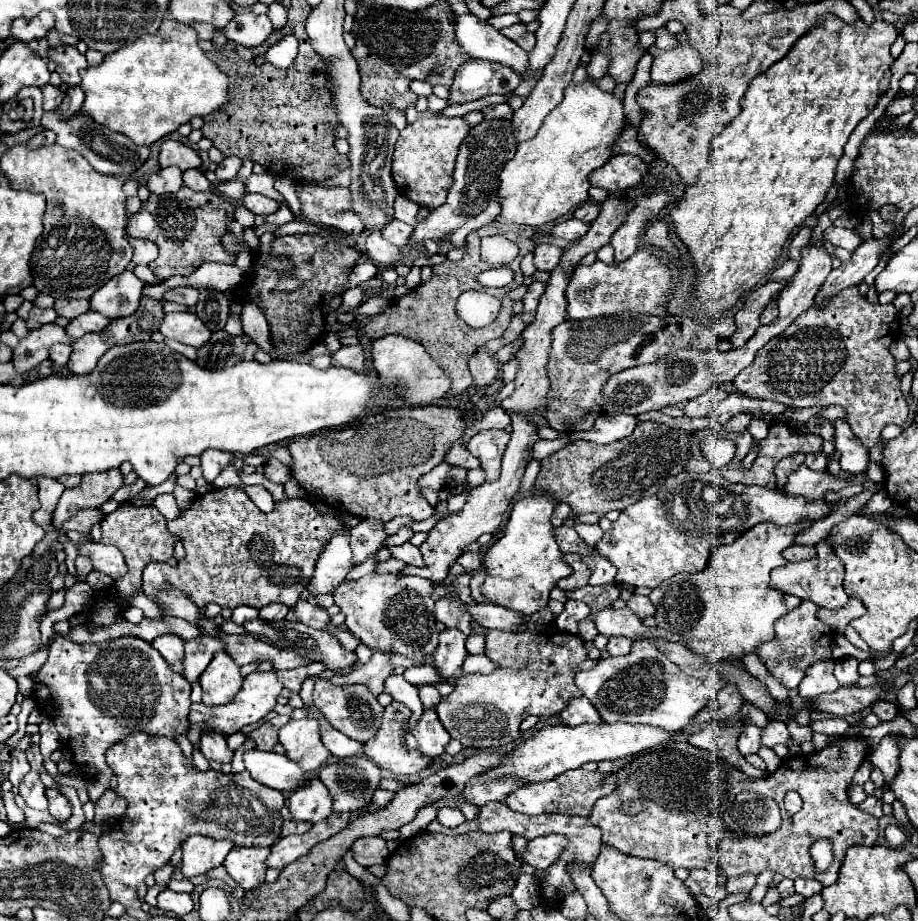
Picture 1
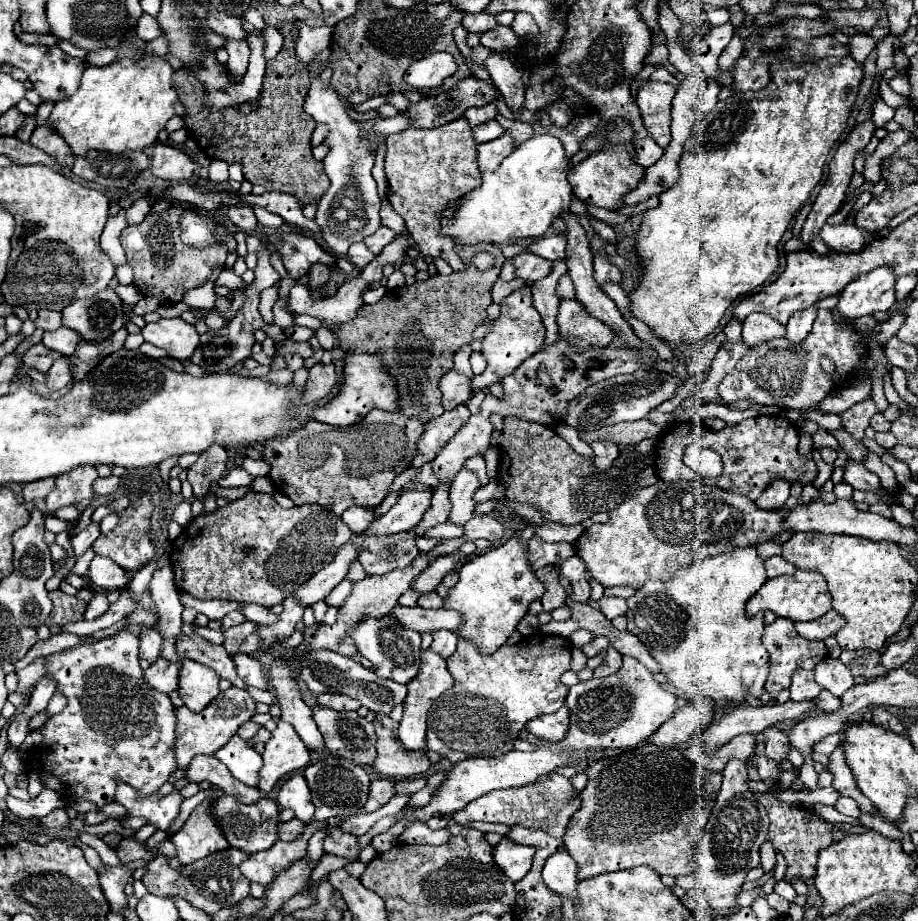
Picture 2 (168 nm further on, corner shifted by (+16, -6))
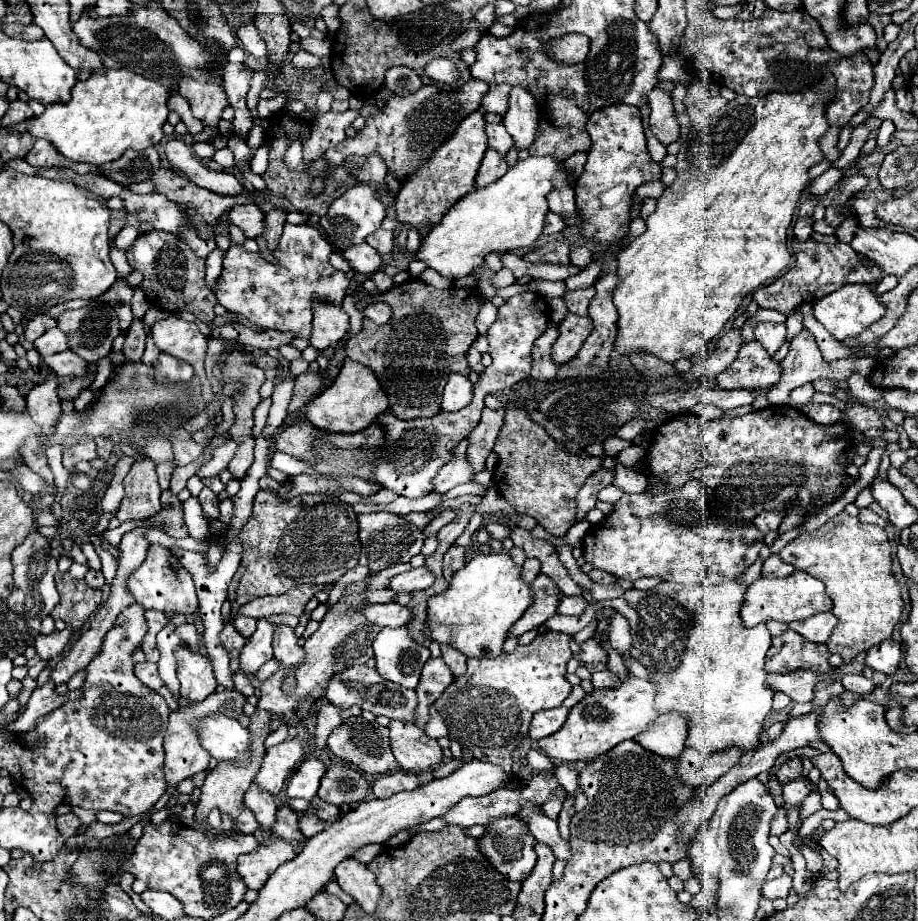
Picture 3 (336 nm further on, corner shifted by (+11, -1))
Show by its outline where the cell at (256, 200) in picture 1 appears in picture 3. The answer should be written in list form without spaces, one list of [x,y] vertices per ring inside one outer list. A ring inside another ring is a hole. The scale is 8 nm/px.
[[[241,204],[241,206],[233,206],[227,214],[227,220],[235,226],[239,226],[245,234],[245,238],[257,238],[263,228],[263,212],[257,208],[257,204]]]

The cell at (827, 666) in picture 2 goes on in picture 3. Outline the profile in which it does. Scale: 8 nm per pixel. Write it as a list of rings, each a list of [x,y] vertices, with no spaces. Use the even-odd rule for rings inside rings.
[[[845,674],[845,676],[841,676],[841,682],[843,682],[845,690],[861,694],[861,696],[869,696],[875,690],[875,682],[865,678],[863,674]]]

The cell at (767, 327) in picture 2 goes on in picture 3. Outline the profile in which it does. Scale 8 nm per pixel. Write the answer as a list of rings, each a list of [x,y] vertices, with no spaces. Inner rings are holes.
[[[761,322],[755,328],[755,340],[767,350],[769,356],[775,356],[775,352],[781,348],[785,342],[785,324],[771,324],[771,322]]]

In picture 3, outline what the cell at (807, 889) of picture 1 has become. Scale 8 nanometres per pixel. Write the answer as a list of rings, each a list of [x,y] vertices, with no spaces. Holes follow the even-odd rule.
[[[783,874],[781,878],[769,880],[763,884],[763,896],[767,900],[775,900],[775,898],[787,898],[787,892],[791,888],[791,876]]]

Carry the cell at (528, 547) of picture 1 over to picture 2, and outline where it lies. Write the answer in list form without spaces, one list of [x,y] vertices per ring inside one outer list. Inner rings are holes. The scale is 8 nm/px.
[[[514,533],[500,547],[490,549],[488,553],[482,553],[472,561],[464,563],[458,575],[460,579],[450,589],[444,607],[462,613],[464,625],[460,625],[458,633],[464,639],[474,641],[482,649],[482,653],[494,653],[496,647],[504,645],[516,625],[526,615],[530,603],[544,595],[544,583],[540,583],[530,567],[528,547],[522,545],[520,533]]]

